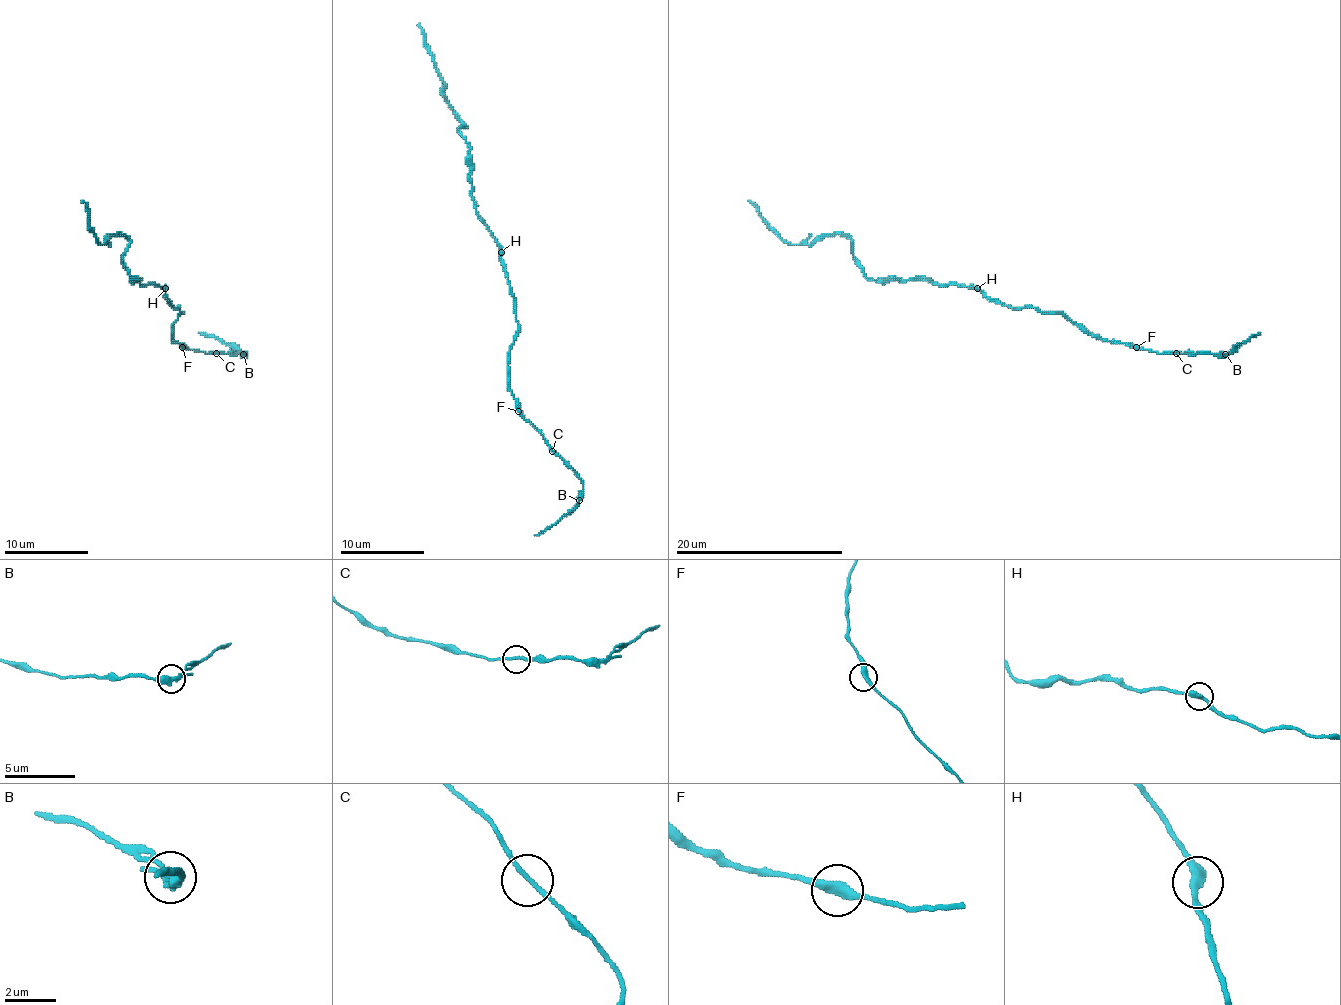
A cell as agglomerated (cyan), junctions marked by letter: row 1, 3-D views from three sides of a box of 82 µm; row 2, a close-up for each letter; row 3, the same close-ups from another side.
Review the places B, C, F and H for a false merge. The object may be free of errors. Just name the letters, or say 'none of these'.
B

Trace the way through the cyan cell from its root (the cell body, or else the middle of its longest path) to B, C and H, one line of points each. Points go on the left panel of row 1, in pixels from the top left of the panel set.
B: (171, 303), (182, 314), (173, 322), (173, 341), (205, 353), (243, 353)
C: (171, 303), (182, 314), (173, 322), (173, 341), (190, 349), (215, 353)
H: (171, 303), (165, 288)

